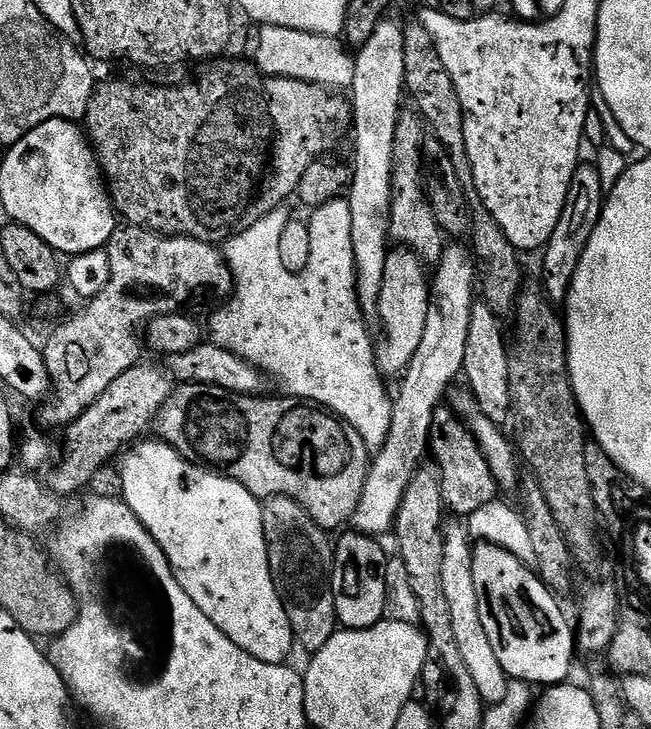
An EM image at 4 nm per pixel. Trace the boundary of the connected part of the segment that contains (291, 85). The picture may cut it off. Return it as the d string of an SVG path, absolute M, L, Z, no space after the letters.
M217 59L209 63L208 68L197 80L189 84L180 84L177 88L163 88L160 84L131 84L128 80L112 80L93 91L86 117L86 135L100 161L100 170L107 181L112 203L119 215L124 216L134 228L148 228L161 236L189 236L191 240L201 240L207 244L223 245L231 236L254 226L266 214L281 207L297 195L302 174L312 163L319 161L326 148L326 142L332 135L344 136L353 131L352 106L343 95L333 94L320 84L307 84L305 80L292 80L288 76L266 76L255 63L244 60Z

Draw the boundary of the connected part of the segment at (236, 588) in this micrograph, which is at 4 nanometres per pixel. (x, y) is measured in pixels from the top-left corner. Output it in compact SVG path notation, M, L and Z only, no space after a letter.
M144 438L139 442L133 443L119 457L121 492L119 492L119 495L124 503L130 506L130 510L136 515L138 522L142 522L144 529L152 535L154 542L158 542L158 546L166 554L168 565L172 567L172 572L178 578L182 590L186 590L186 594L190 594L194 606L198 606L198 610L202 610L202 614L206 614L206 618L210 618L210 622L214 622L214 626L218 626L218 630L222 630L222 634L226 634L226 638L230 638L230 642L234 642L234 646L246 650L246 654L258 658L258 662L266 662L267 664L285 663L289 659L287 656L291 654L292 648L294 649L292 627L290 626L290 618L286 618L284 604L280 601L280 595L272 581L272 571L270 570L268 551L266 550L266 538L262 530L261 501L257 500L254 494L250 494L250 490L246 490L246 486L242 486L225 476L220 476L217 472L210 472L206 468L201 468L198 464L191 464L185 456L180 455L179 452L175 452L163 440L159 438L148 439Z

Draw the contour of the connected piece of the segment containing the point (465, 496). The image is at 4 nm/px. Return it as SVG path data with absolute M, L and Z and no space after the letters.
M451 407L436 409L438 426L433 427L430 437L430 456L440 469L444 479L444 506L449 513L457 512L457 517L466 518L498 498L498 485L490 470L490 462L482 454L474 434L468 425L456 415Z

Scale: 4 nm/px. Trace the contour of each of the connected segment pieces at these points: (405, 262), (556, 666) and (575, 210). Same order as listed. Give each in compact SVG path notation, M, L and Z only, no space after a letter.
M396 246L386 258L386 274L382 280L378 317L384 327L384 337L379 337L375 345L376 365L381 376L385 378L403 377L410 366L414 354L418 354L418 345L422 342L422 334L426 331L428 311L434 307L430 287L430 272L417 252L409 248Z
M477 543L472 549L472 562L474 587L478 593L478 614L482 618L482 627L490 638L490 646L494 646L494 654L498 662L502 662L502 670L506 670L512 680L522 680L533 686L565 683L571 677L568 675L572 672L572 659L578 656L578 644L574 639L573 625L572 628L568 625L568 620L556 601L559 599L529 565L514 558L510 550L502 550L502 546Z
M581 163L570 182L570 190L566 198L566 206L562 210L562 218L558 218L558 226L554 226L554 234L548 239L542 252L544 255L542 287L545 296L557 306L563 305L568 298L574 270L578 270L578 262L582 262L582 254L590 242L590 234L594 234L594 226L598 226L598 218L604 209L605 199L602 178L598 178L595 163Z

